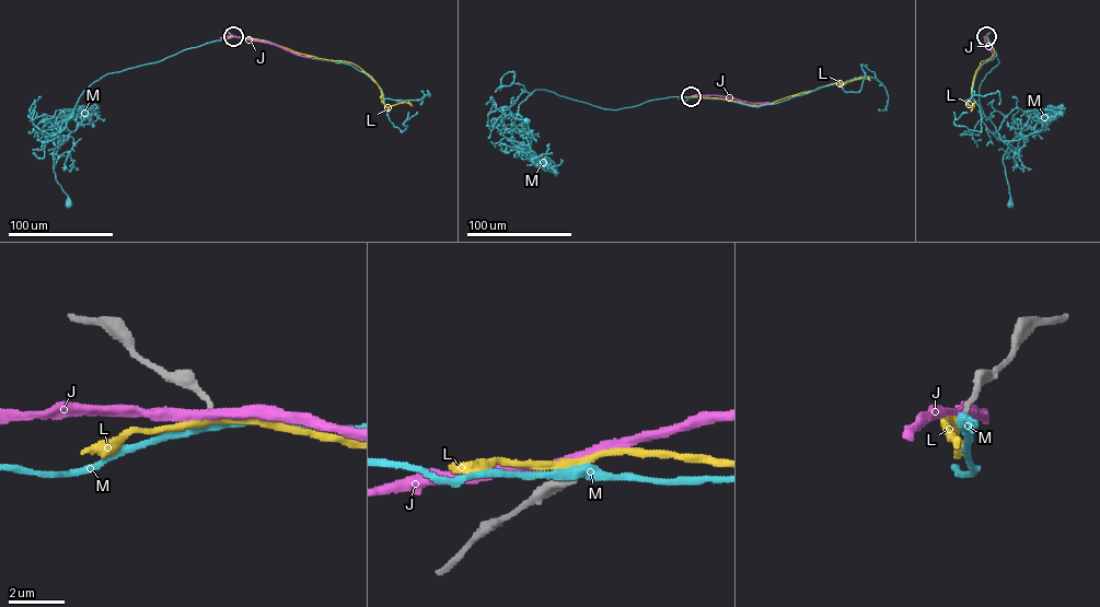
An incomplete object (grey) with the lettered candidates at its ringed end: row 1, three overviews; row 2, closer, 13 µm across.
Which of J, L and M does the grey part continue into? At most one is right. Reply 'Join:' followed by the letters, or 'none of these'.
Join: none of these

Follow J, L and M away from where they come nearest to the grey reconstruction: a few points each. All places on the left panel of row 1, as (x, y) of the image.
J: (232, 36), (273, 44), (311, 57)
L: (233, 36), (256, 38), (320, 58), (351, 62), (375, 81), (386, 107), (400, 103), (412, 105)
M: (233, 36), (107, 73), (84, 91), (60, 126), (59, 140), (65, 141), (53, 152), (56, 179), (69, 205)

